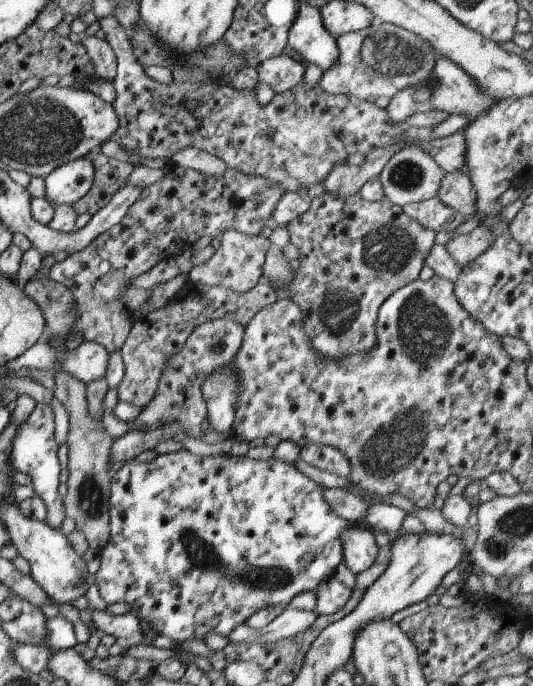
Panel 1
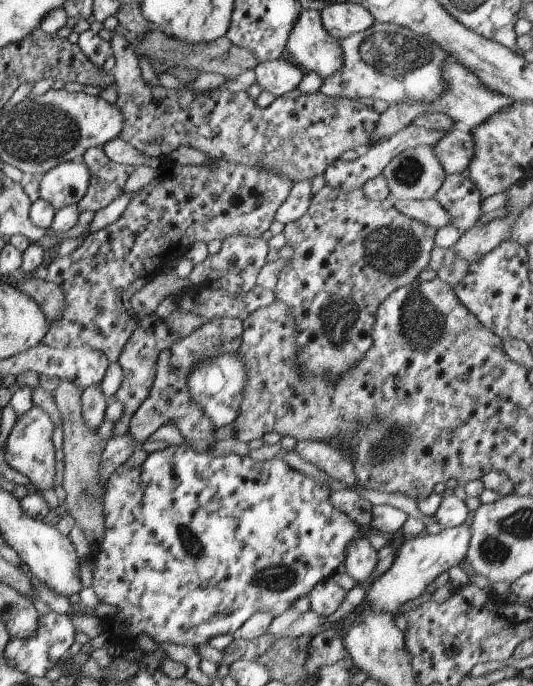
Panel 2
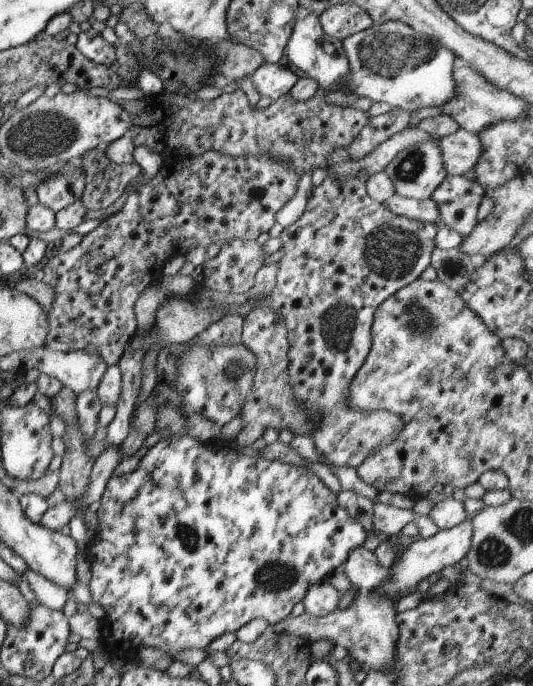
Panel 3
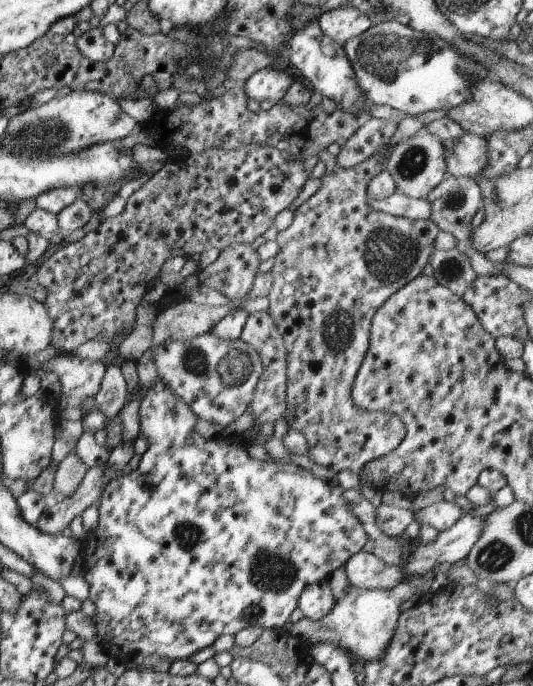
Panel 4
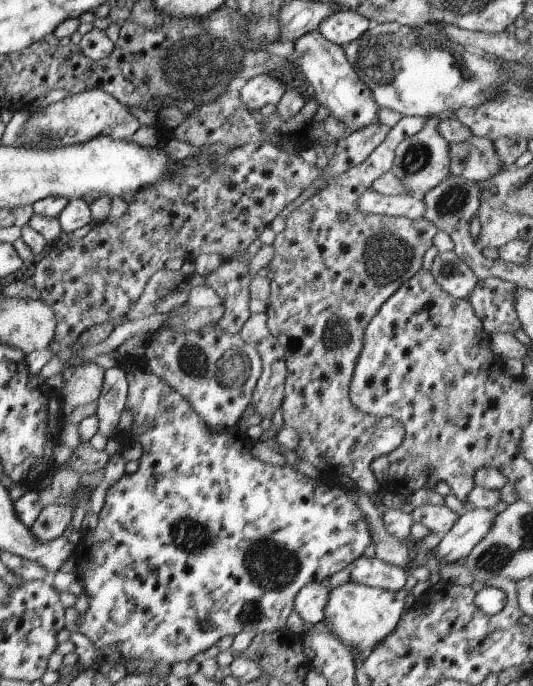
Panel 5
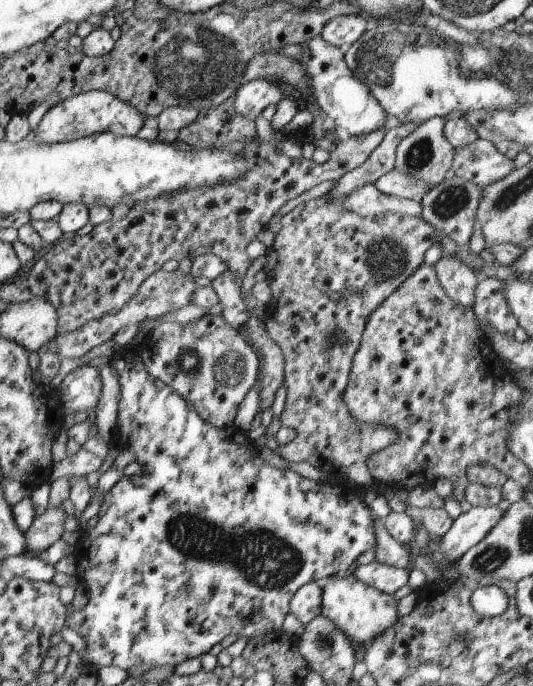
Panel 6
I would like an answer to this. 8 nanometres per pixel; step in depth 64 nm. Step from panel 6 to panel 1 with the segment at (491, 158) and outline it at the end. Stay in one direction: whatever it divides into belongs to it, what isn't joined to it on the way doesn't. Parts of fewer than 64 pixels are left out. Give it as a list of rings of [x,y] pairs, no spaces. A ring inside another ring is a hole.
[[[457,131],[446,137],[419,141],[411,146],[429,153],[443,172],[450,173],[464,164],[464,144],[463,131]]]

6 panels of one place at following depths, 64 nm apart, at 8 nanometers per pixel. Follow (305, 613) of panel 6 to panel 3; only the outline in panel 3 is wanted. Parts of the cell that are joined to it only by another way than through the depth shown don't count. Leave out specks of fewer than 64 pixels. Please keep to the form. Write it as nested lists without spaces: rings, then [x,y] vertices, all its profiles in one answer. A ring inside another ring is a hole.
[[[323,580],[309,586],[301,602],[305,613],[324,617],[336,609],[339,592],[329,583],[329,580]]]

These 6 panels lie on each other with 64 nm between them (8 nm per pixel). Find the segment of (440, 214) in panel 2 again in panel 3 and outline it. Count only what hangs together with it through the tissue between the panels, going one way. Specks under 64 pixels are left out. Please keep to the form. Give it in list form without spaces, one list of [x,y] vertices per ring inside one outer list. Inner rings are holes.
[[[393,194],[384,201],[384,204],[388,209],[391,209],[392,213],[408,219],[436,225],[440,222],[438,206],[431,198],[419,200]]]

